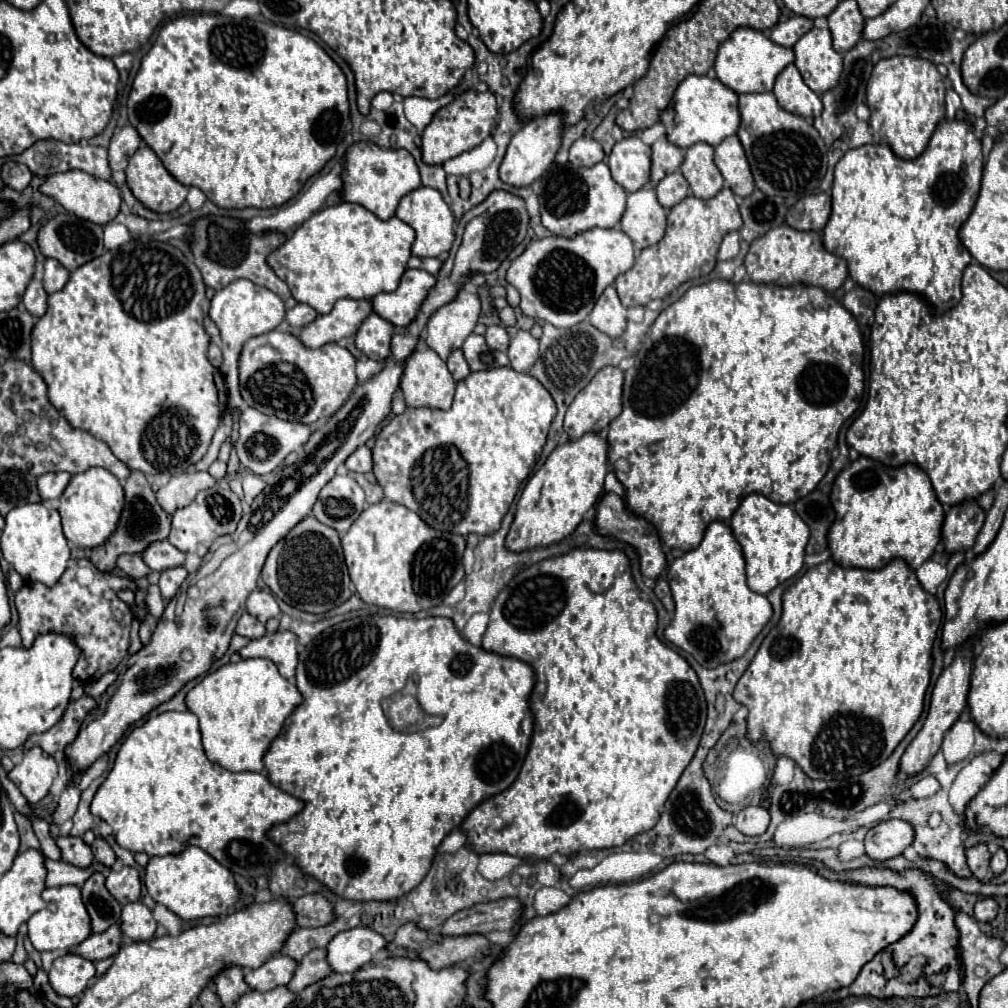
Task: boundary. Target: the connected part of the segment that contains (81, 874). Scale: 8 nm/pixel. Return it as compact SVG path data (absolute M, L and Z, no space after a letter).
M45 857L45 887L59 887L59 885L83 885L83 879L91 875L91 871L103 871L103 865L91 865L87 869L71 867L69 863L63 861L51 861Z

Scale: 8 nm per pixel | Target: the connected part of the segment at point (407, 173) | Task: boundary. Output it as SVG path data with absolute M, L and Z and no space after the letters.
M359 141L347 149L345 163L347 171L343 171L343 201L359 203L383 221L395 215L403 195L421 187L417 163L407 149L381 149L375 143Z

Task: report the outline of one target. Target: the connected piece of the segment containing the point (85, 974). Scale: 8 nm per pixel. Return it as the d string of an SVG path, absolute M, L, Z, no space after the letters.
M63 955L53 961L49 971L49 983L57 995L75 997L81 995L87 983L95 975L95 965L79 955Z

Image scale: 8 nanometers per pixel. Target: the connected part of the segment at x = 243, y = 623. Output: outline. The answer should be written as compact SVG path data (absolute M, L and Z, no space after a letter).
M243 613L243 617L239 619L235 631L237 631L239 635L243 635L243 637L257 639L257 637L263 637L263 635L265 635L265 625L263 625L261 621L257 621L253 615Z

